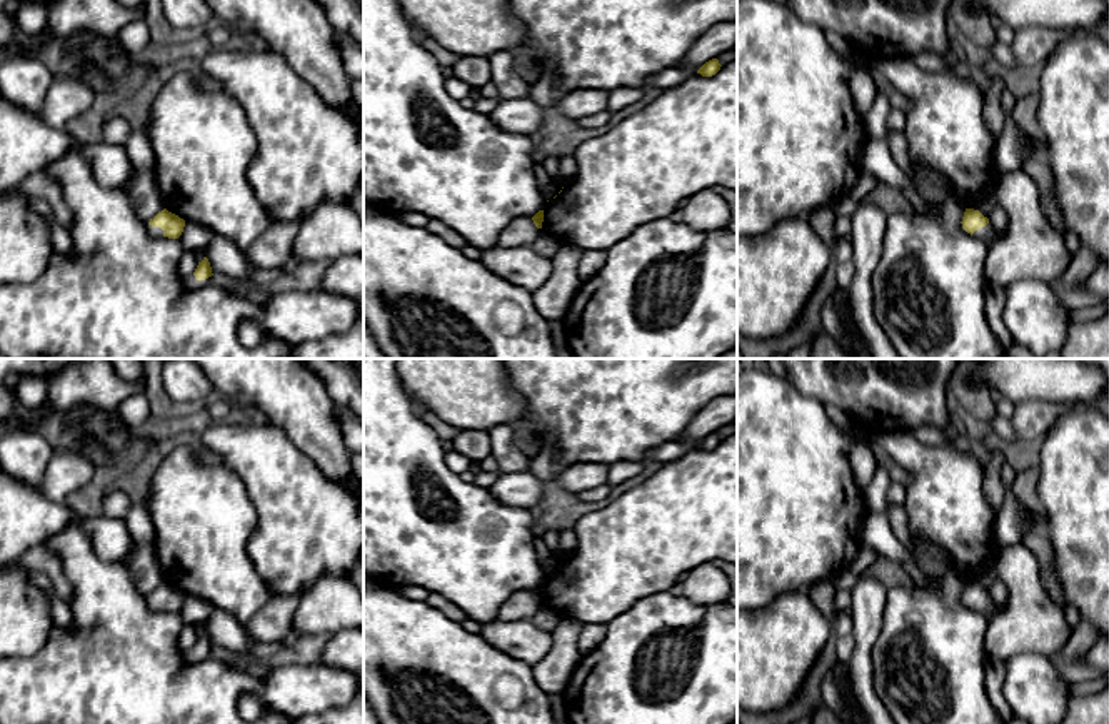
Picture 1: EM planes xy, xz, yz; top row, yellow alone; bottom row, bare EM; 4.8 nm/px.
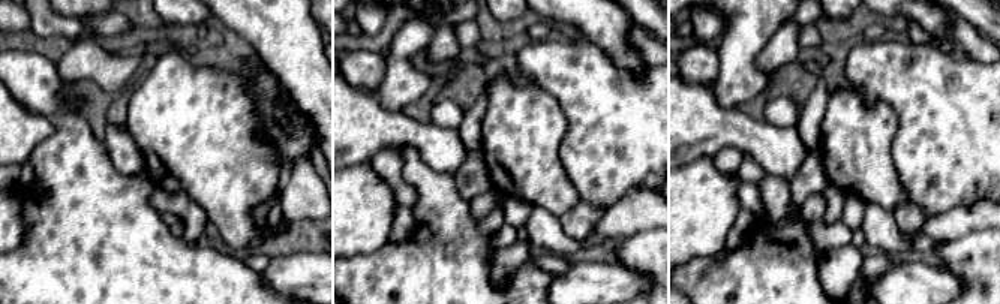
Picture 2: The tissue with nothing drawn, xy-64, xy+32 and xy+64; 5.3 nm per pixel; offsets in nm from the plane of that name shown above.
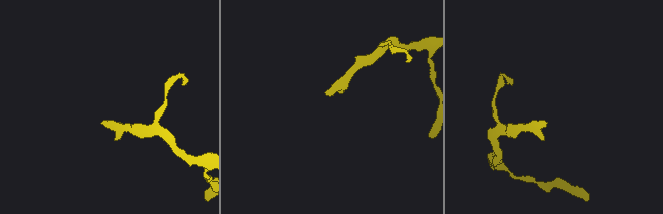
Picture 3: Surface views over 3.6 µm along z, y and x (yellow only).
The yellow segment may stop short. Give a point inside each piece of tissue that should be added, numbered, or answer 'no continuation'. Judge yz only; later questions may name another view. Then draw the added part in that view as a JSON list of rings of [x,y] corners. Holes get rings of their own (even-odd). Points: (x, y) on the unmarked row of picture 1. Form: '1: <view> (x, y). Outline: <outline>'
1: yz (988, 606). Outline: [[[989,592],[989,597],[979,604],[976,604],[972,609],[977,612],[992,616],[996,612],[996,604],[994,604],[994,592]]]

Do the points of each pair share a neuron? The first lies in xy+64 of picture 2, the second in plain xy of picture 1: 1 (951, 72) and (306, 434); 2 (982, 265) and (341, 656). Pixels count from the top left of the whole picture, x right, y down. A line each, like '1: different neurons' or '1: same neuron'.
1: different neurons
2: same neuron

